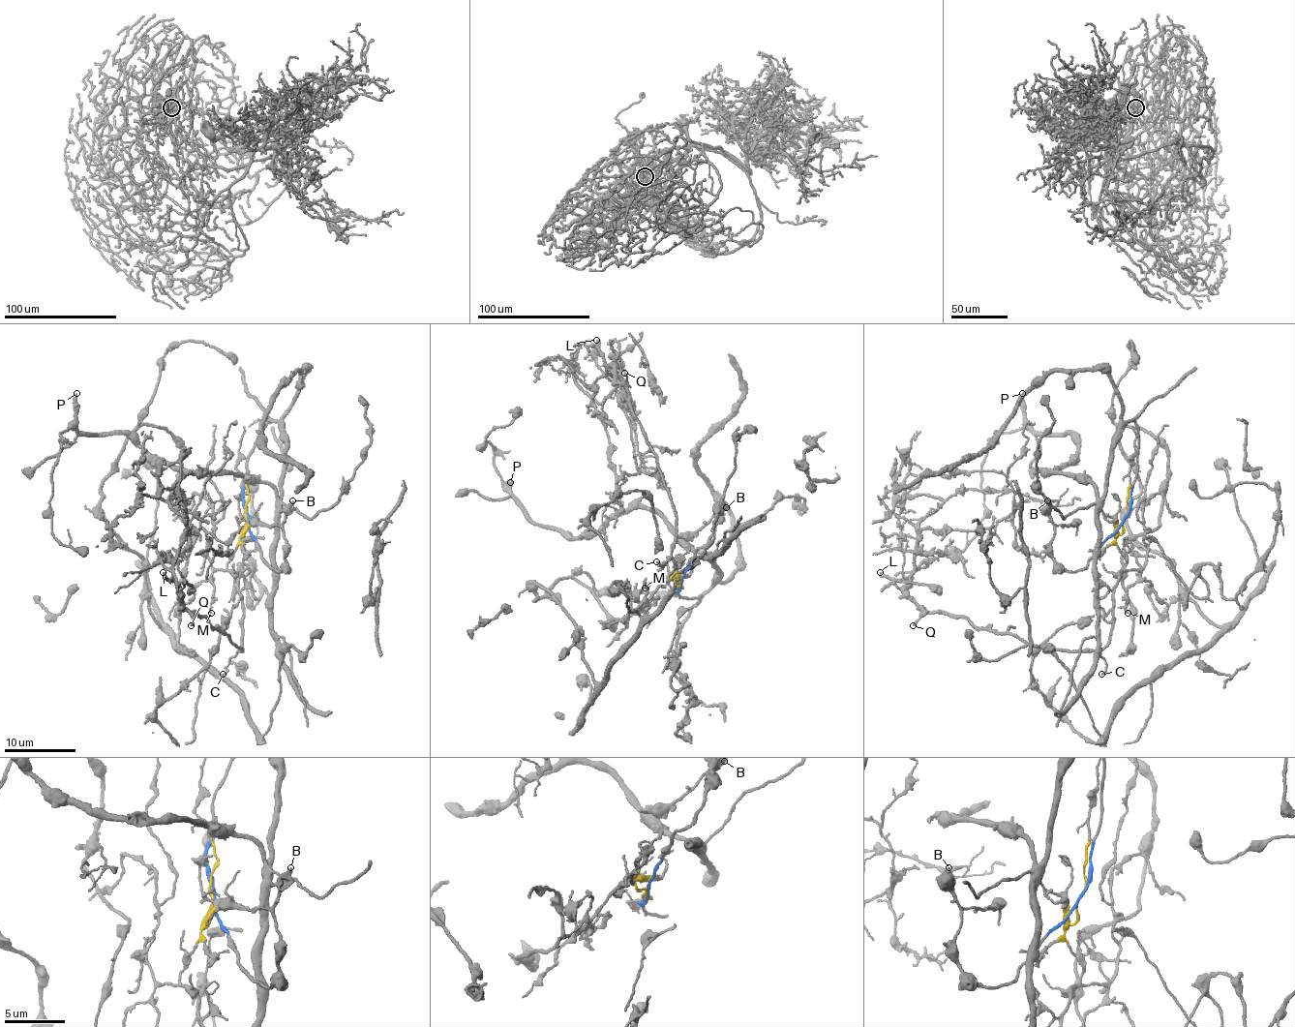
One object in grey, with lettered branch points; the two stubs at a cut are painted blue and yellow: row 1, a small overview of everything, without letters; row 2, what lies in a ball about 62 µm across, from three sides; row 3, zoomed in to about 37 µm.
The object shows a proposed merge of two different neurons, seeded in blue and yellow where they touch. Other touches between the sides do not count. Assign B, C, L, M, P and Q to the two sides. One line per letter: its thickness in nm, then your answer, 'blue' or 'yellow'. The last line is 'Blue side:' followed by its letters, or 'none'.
B: 440 nm thick; blue
C: 140 nm thick; yellow
L: 320 nm thick; yellow
M: 130 nm thick; yellow
P: 320 nm thick; blue
Q: 220 nm thick; yellow
Blue side: B, P

